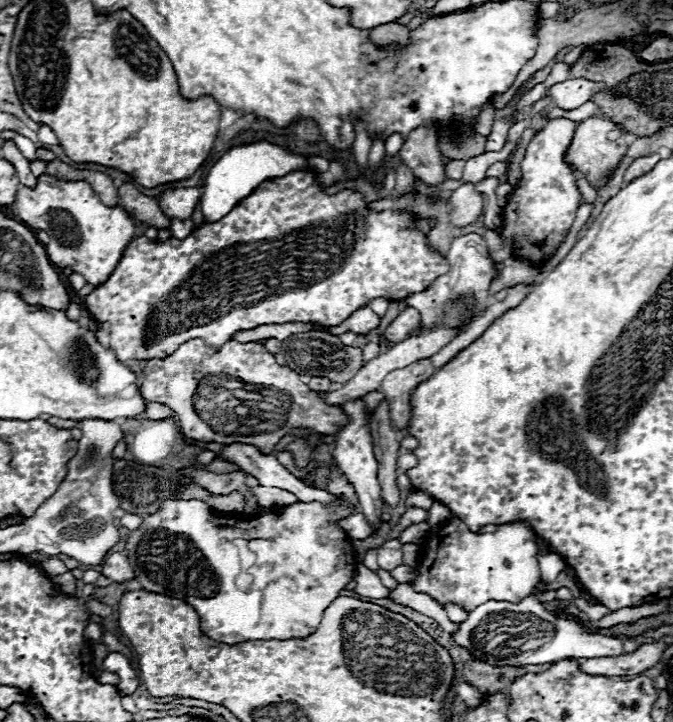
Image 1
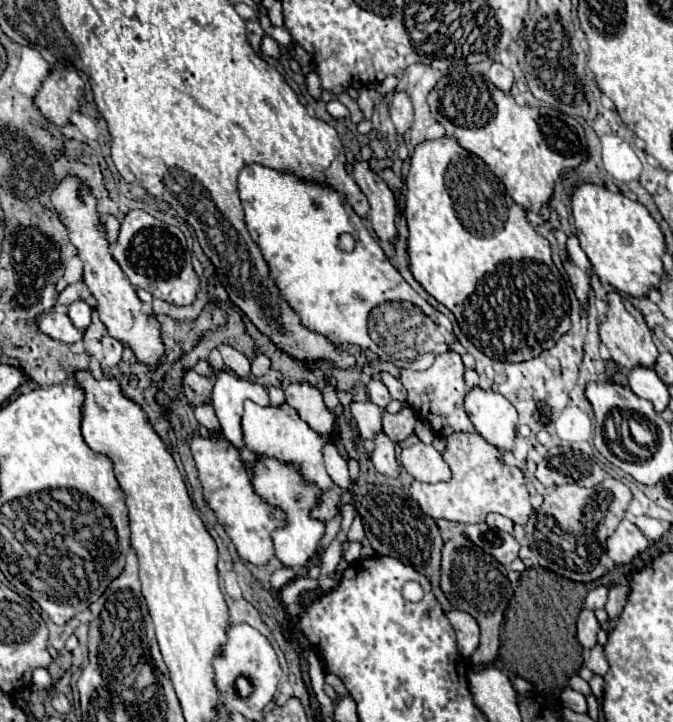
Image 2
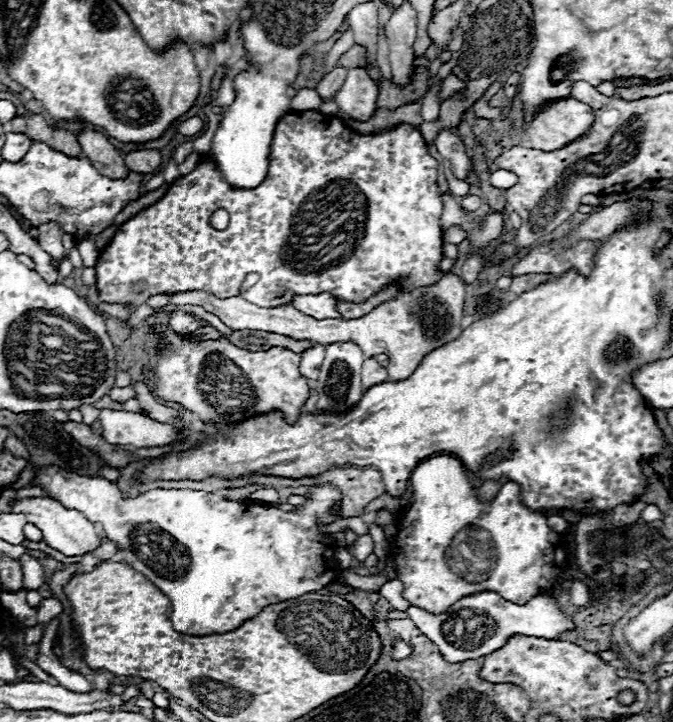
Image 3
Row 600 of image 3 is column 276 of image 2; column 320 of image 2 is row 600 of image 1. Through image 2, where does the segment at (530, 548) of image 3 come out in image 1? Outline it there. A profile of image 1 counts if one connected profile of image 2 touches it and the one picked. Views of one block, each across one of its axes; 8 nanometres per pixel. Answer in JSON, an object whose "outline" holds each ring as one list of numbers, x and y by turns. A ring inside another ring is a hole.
{"outline":[[452,518,448,520,446,532,434,532,426,538,422,548,420,564,416,566,416,580,412,588,432,596,438,604,456,602,466,610,476,608,488,600,496,602,520,602,534,592,534,586,540,578,538,570,538,536,526,522,500,524,496,532,470,534,468,526]]}

